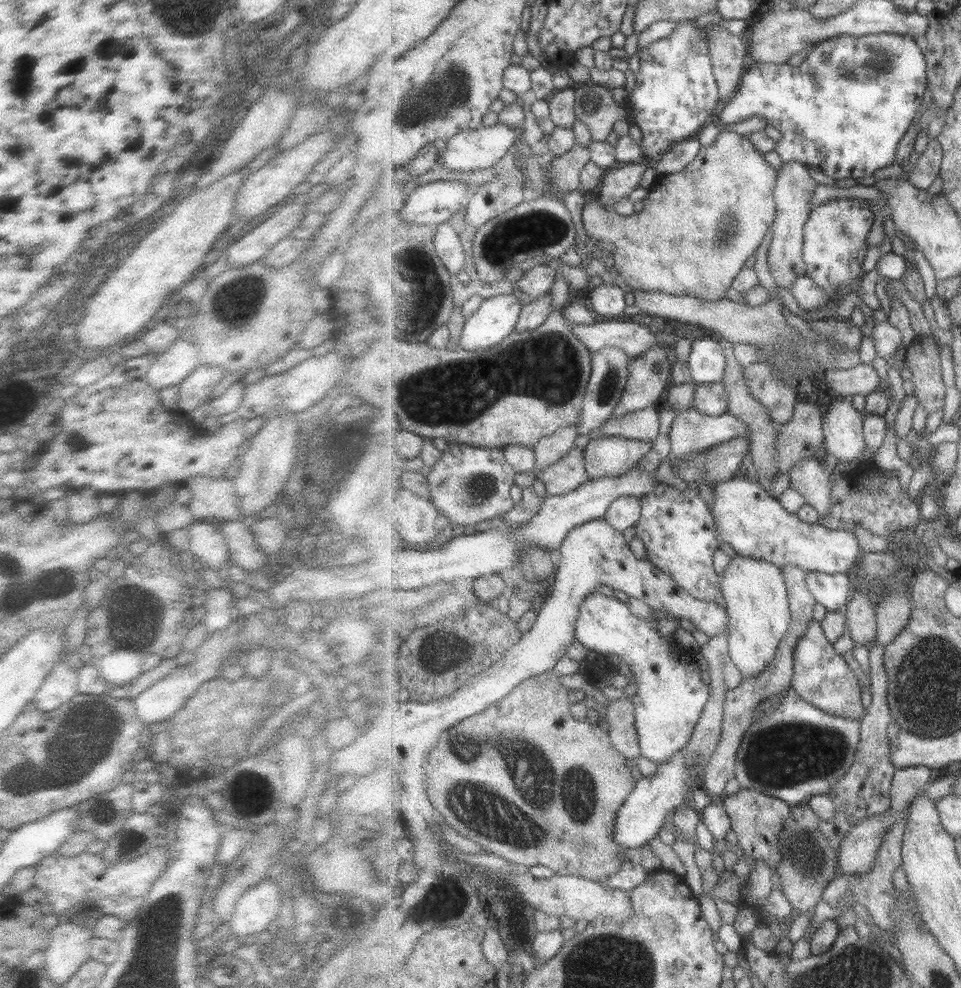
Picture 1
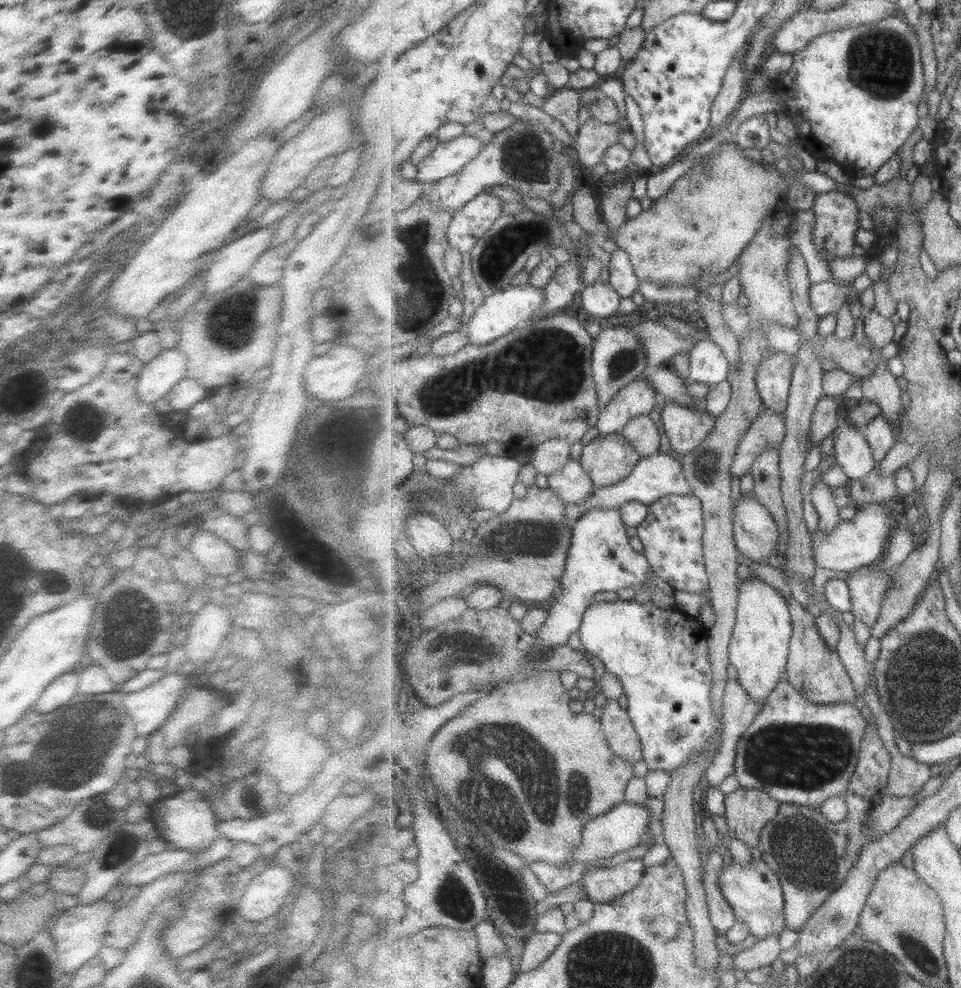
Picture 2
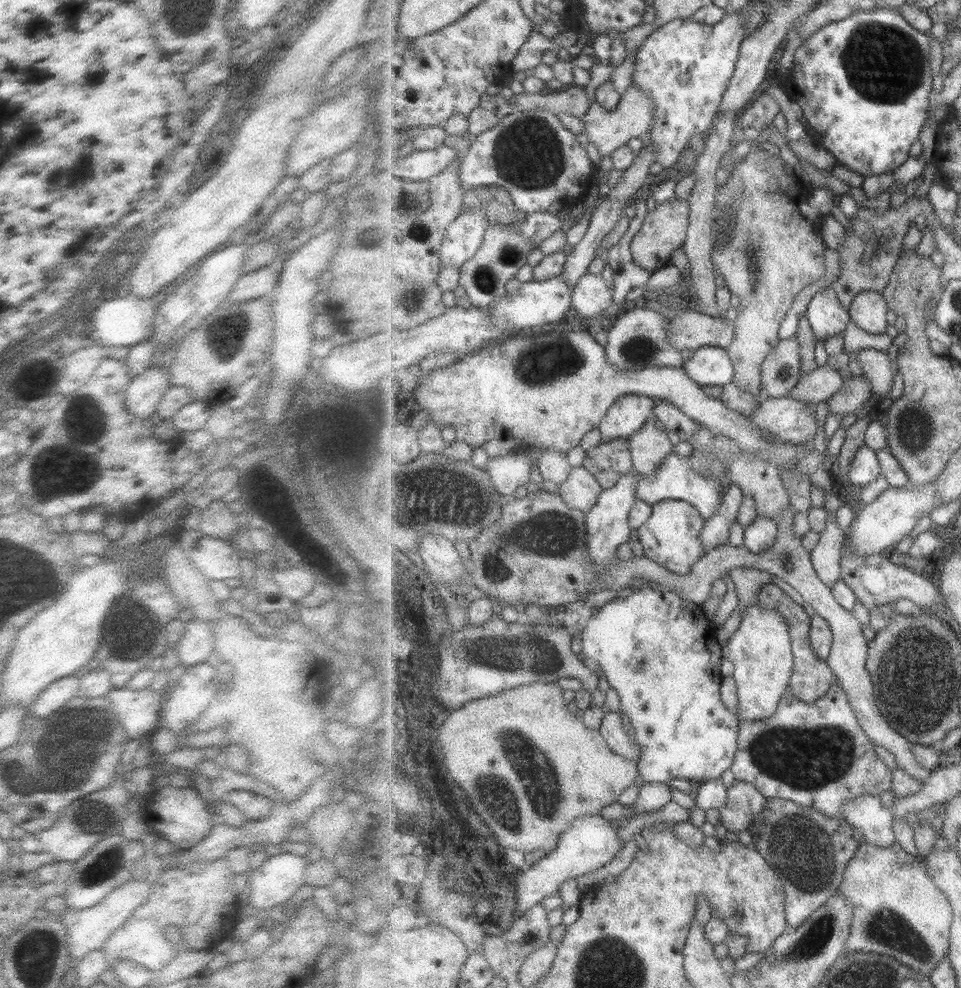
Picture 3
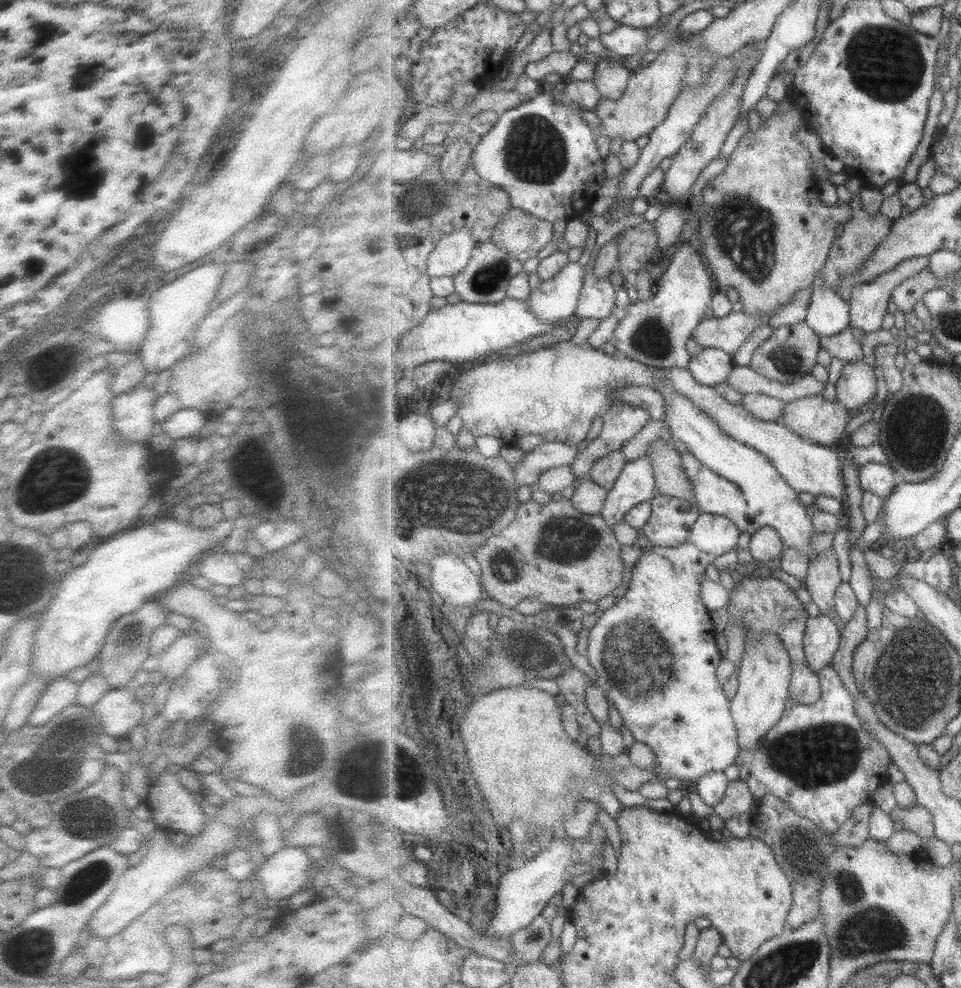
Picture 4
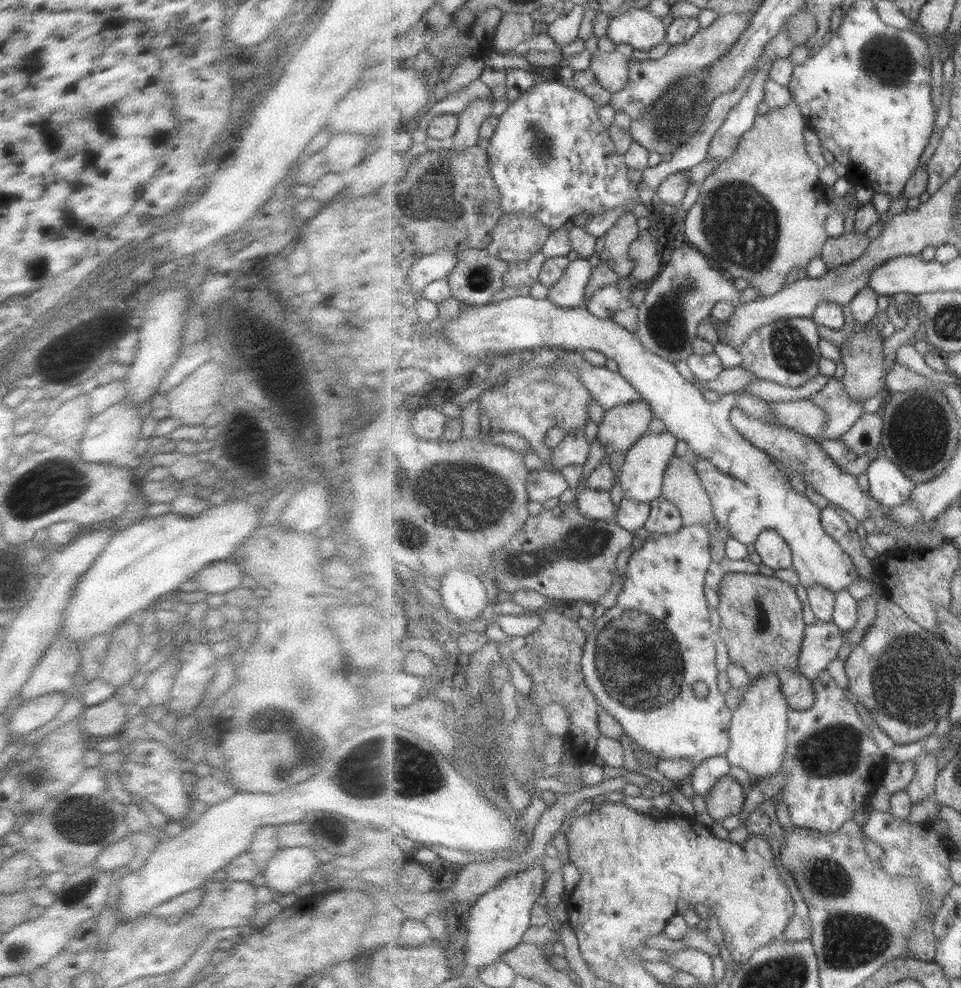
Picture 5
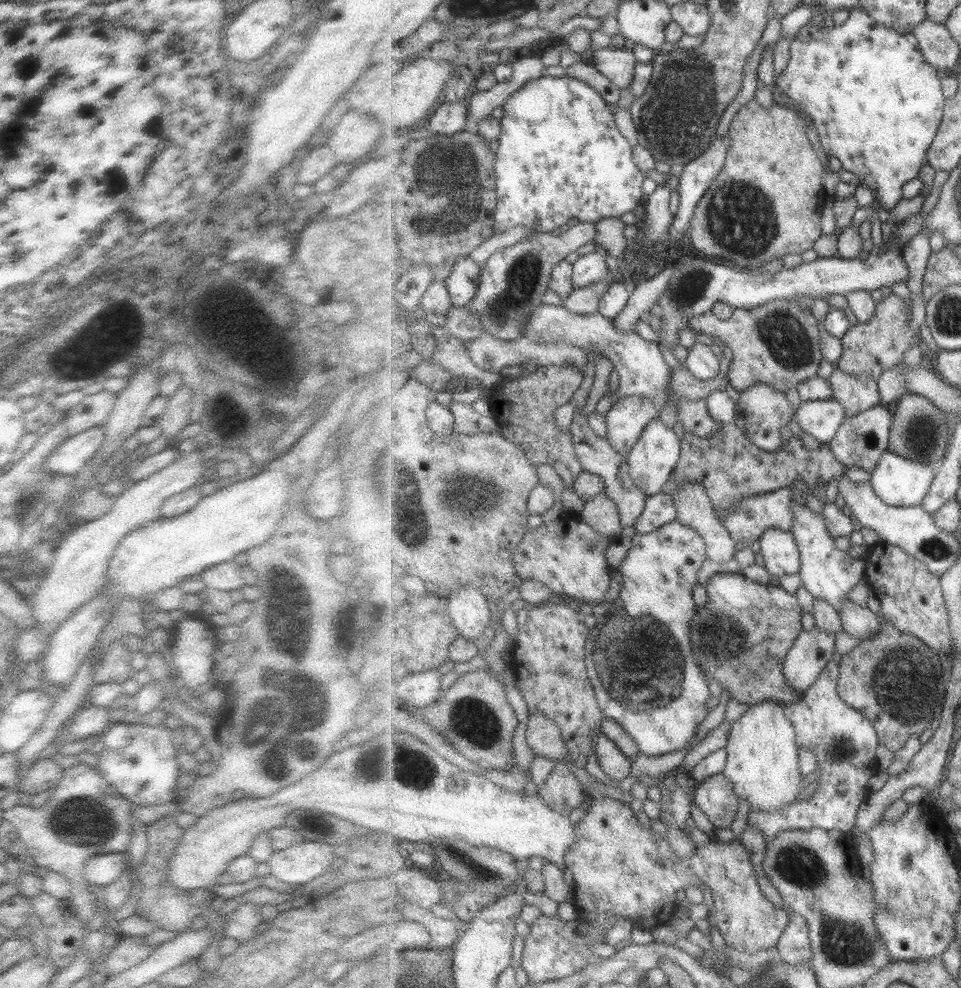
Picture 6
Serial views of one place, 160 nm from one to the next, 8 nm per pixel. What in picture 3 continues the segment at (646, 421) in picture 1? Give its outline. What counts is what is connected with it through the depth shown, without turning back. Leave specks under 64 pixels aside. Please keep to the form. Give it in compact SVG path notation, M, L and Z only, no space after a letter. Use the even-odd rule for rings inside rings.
M646 422L628 439L634 469L641 475L654 473L662 460L673 453L675 438L660 425Z

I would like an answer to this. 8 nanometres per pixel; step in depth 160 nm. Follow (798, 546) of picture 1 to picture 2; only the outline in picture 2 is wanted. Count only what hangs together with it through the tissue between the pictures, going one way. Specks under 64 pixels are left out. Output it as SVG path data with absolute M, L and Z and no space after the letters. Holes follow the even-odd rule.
M756 494L739 497L734 502L733 511L734 539L740 554L751 561L762 563L769 561L780 545L780 526L769 510L761 501L758 501ZM899 502L865 503L855 518L841 521L833 532L824 533L819 529L811 532L816 566L833 572L853 573L879 560L884 554L890 534L896 527L903 525L903 521L897 522L899 513L894 505L899 505Z

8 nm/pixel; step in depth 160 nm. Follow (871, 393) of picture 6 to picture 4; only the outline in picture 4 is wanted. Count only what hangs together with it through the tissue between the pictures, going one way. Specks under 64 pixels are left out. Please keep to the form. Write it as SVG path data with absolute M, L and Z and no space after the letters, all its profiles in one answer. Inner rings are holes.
M822 395L807 396L787 403L779 423L806 440L838 447L844 441L847 423L853 420L848 411L837 400L828 402Z

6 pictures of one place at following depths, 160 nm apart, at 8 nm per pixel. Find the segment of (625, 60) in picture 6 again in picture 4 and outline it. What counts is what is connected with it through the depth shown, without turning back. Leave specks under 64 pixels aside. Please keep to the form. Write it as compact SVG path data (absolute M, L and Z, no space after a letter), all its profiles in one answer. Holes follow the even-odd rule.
M604 60L596 65L593 82L596 84L602 98L619 100L630 83L632 71L629 67L615 63L615 60Z

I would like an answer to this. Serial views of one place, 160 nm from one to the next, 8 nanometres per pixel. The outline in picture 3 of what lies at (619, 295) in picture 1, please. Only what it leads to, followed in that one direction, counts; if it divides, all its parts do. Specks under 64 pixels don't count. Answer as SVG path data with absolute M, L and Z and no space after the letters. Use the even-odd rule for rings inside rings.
M587 272L573 289L572 307L583 318L599 315L614 304L612 291L599 274Z

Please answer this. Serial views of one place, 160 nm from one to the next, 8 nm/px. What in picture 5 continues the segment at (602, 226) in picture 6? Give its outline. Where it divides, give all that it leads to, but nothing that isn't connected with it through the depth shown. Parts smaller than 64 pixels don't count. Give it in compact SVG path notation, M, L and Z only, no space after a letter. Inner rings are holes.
M632 213L626 214L609 232L598 238L596 244L598 258L613 268L619 277L627 278L635 269L630 250L632 244L638 242L640 234L642 231L639 230L637 218Z

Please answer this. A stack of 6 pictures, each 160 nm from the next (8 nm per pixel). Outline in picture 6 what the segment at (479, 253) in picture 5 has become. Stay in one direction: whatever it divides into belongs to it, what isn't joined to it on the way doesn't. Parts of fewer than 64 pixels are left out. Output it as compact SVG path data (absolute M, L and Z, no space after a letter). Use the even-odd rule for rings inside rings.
M463 257L455 267L451 276L447 278L446 286L455 307L464 307L473 301L481 283L481 264L475 264L471 257Z

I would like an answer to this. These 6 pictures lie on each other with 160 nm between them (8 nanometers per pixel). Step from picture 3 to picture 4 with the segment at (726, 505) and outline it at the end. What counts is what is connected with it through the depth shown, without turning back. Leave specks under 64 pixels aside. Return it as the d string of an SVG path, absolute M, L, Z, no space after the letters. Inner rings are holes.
M702 513L691 529L690 538L685 544L677 548L668 547L648 547L639 559L635 568L632 570L633 579L628 585L626 593L612 607L598 614L598 619L588 632L588 647L586 648L586 656L588 662L597 672L597 685L608 696L616 710L619 712L623 727L627 735L633 742L643 742L655 751L657 760L653 764L651 770L657 771L659 781L665 783L666 780L677 779L681 781L698 782L703 776L709 775L711 772L724 772L725 768L729 768L731 764L736 765L738 757L741 755L738 742L738 728L734 723L734 716L731 712L730 697L726 695L724 684L719 682L717 678L717 666L721 662L721 652L717 648L717 640L715 640L715 623L711 618L711 610L703 602L702 579L706 576L706 568L713 563L719 556L723 556L733 550L736 550L737 542L739 542L739 534L741 529L730 519L730 517L719 516L717 514Z

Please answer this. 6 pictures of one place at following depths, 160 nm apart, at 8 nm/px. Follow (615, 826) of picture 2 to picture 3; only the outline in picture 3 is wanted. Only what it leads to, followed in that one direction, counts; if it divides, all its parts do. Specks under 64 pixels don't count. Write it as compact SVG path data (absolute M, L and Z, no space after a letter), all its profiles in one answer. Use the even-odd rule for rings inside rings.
M603 816L579 818L566 832L563 832L558 847L553 852L541 856L540 861L531 867L525 866L518 871L518 876L515 876L517 896L515 910L519 912L516 918L529 912L531 908L541 905L543 899L559 895L558 890L562 882L570 878L578 879L609 864L620 854L626 841L619 833L619 828L615 828L613 822Z

